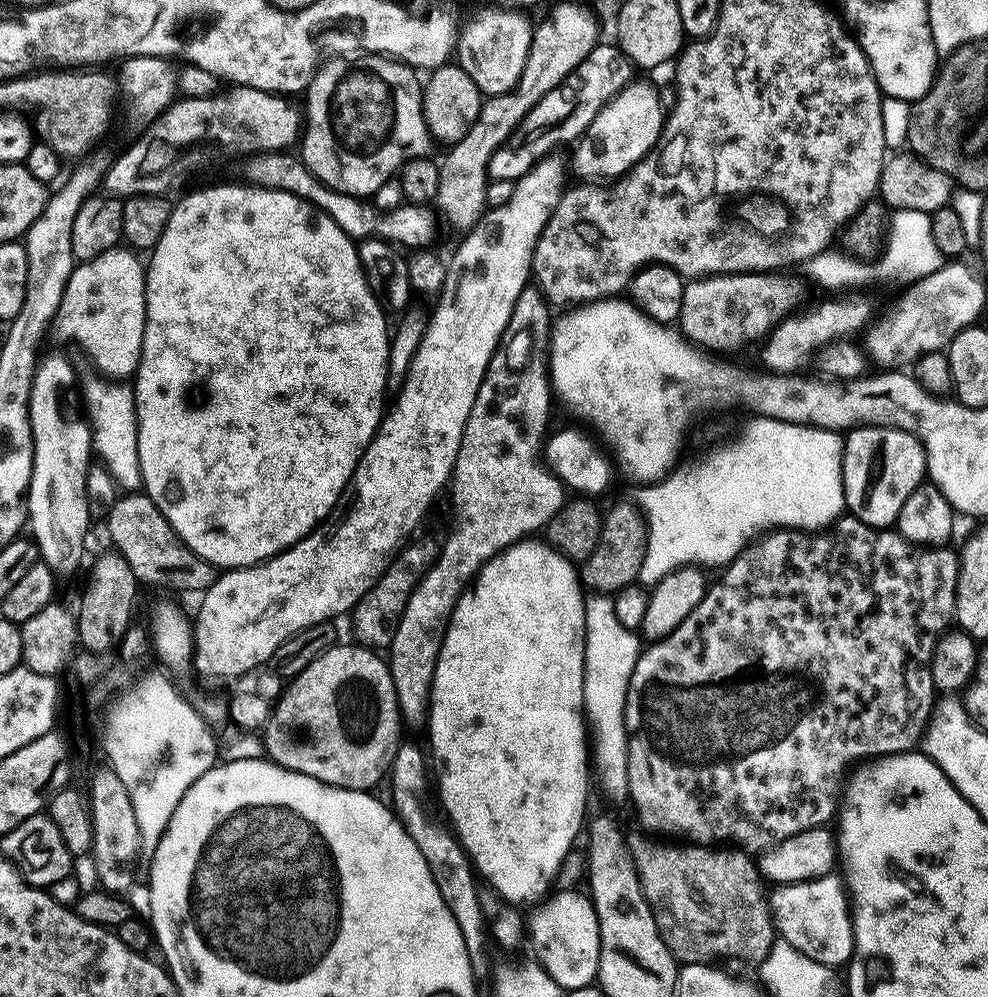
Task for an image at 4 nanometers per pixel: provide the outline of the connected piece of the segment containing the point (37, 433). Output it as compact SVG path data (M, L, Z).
M40 390L40 394L32 392L28 403L34 438L34 462L26 503L30 528L32 524L31 535L39 547L43 563L63 574L79 562L84 552L84 539L88 536L90 515L87 476L94 457L94 432L86 432L86 426L78 424L64 426L56 416L56 410L48 406L48 396L42 392L46 390Z

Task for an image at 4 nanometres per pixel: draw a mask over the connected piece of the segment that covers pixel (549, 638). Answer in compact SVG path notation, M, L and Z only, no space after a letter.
M525 538L519 544L512 544L505 550L500 552L494 558L490 558L480 567L480 573L476 576L474 583L466 591L460 595L459 602L456 603L456 609L452 612L452 616L448 619L448 629L444 635L444 641L440 647L440 653L436 659L436 669L434 670L434 678L432 679L432 695L430 697L430 707L428 709L428 718L426 727L428 727L428 736L432 739L432 752L436 755L436 760L440 763L440 800L444 803L444 812L448 815L447 823L450 825L451 831L454 833L461 847L467 852L471 866L479 875L484 875L486 879L492 883L491 891L499 896L501 900L513 905L532 904L535 900L543 901L544 895L548 892L548 887L552 884L552 879L560 872L560 867L564 864L564 859L572 852L572 847L576 844L576 839L581 839L582 829L586 824L586 815L584 811L588 808L588 774L590 778L590 745L589 735L586 731L584 704L583 704L583 674L584 674L584 641L586 636L586 618L584 617L584 605L586 599L585 589L580 583L578 568L573 561L567 556L563 556L557 552L551 544L541 542L539 544L536 538Z

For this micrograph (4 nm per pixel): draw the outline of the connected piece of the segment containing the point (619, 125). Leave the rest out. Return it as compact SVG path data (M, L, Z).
M629 83L590 122L582 139L575 145L576 153L570 168L581 176L581 181L596 182L599 176L619 178L647 156L656 147L660 131L664 129L666 108L660 105L660 96L648 84Z

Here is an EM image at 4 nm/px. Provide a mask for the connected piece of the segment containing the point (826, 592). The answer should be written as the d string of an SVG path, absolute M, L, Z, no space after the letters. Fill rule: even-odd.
M851 514L839 517L831 526L823 530L801 530L796 527L780 526L767 534L761 535L755 542L749 543L727 565L728 568L720 576L717 584L713 583L705 592L702 602L690 610L690 614L674 629L668 636L649 643L641 651L638 662L634 666L632 677L629 679L627 706L624 709L624 723L627 725L627 755L628 755L628 791L630 798L636 802L641 814L648 819L654 828L661 828L664 832L677 832L677 837L687 838L689 841L699 844L711 842L733 842L743 846L745 849L760 847L761 850L775 845L781 840L789 840L799 832L810 832L819 829L828 819L835 817L838 812L836 808L836 787L844 780L844 771L851 766L855 760L868 760L871 756L876 758L889 758L913 751L925 739L930 728L930 721L934 716L934 709L938 703L938 689L932 677L932 657L936 650L936 639L941 634L947 633L953 627L956 619L956 587L960 578L961 557L952 548L938 548L942 546L925 546L920 542L913 542L907 536L891 527L872 528L866 522Z

